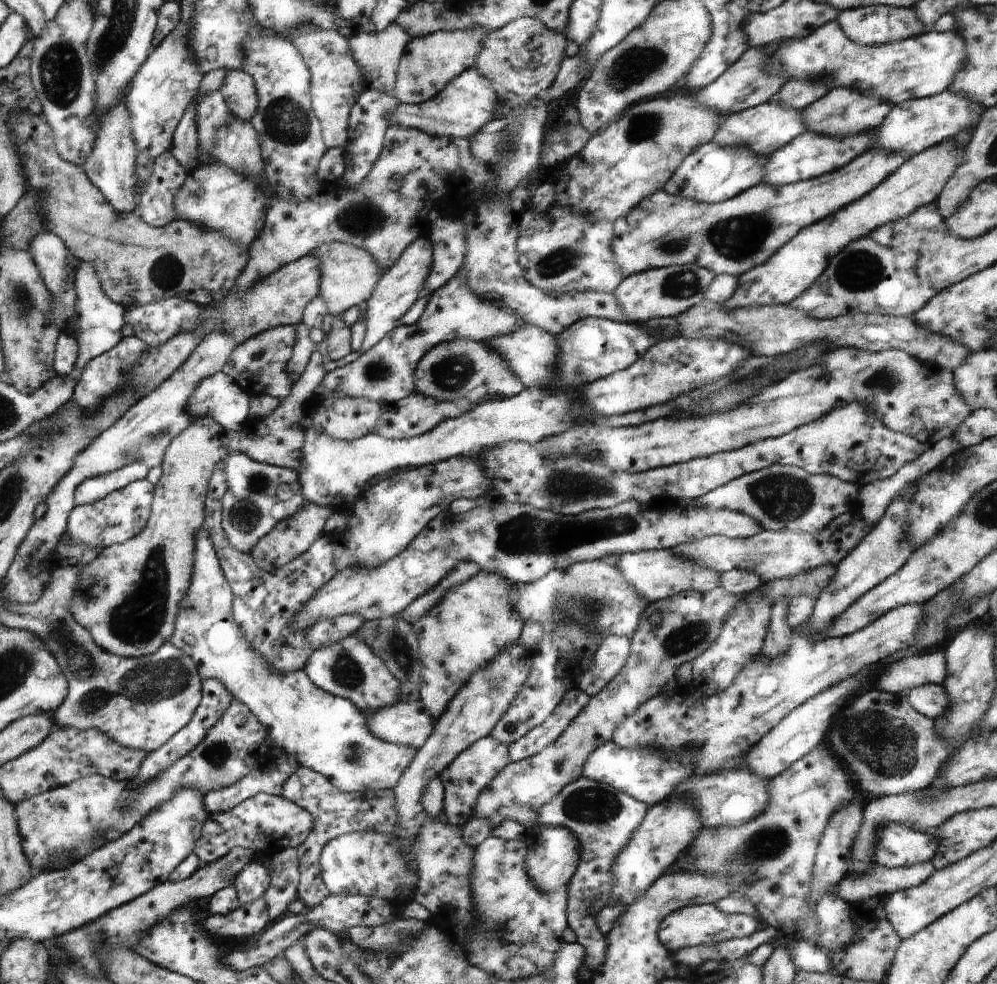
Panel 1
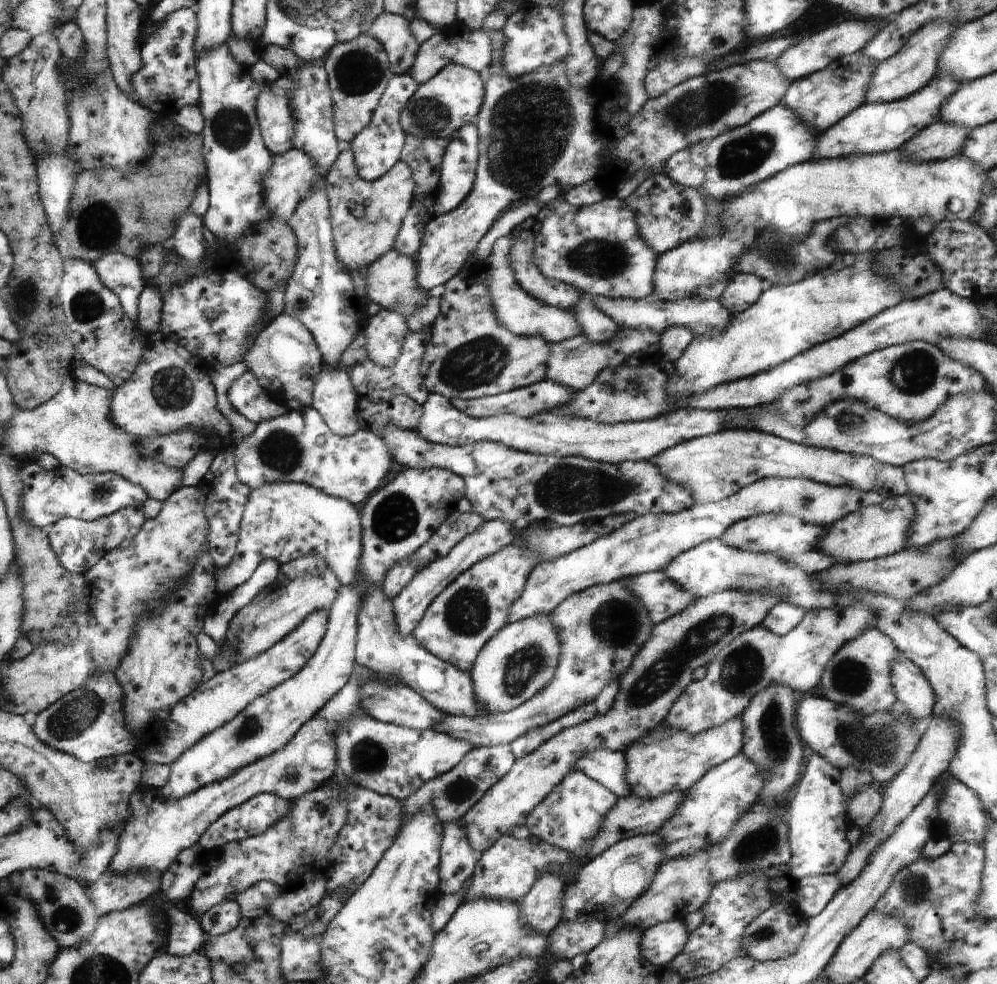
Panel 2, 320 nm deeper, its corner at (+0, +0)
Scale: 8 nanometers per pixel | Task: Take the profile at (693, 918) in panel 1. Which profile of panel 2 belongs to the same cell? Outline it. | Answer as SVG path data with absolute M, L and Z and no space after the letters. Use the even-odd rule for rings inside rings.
M667 920L642 932L641 950L652 964L668 966L689 942L689 932L682 920Z

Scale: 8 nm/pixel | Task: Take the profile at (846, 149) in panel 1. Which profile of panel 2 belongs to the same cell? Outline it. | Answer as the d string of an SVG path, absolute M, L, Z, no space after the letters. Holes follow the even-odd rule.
M937 74L922 90L918 90L909 97L890 102L861 104L835 125L820 131L814 159L887 153L902 148L903 144L923 128L941 120L941 108L962 83L966 82L955 81L955 78L950 76L940 77Z

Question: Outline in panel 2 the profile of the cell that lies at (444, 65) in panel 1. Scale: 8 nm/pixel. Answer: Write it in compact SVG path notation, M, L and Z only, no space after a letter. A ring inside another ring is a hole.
M504 9L495 10L485 18L485 25L482 29L471 29L464 23L456 22L438 30L428 41L419 43L419 49L410 74L421 85L430 81L448 65L462 65L480 72L482 68L490 66L492 62L493 47L489 38L489 30L502 30L509 16L510 14L507 14Z

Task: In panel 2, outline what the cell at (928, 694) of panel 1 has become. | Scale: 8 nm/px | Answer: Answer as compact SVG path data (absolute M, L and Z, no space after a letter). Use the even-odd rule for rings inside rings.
M904 653L893 662L891 679L896 698L907 706L913 717L932 716L935 696L928 679Z

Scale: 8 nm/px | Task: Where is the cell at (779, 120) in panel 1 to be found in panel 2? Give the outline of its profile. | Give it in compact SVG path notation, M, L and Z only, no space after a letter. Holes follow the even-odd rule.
M860 51L843 56L808 77L796 79L781 98L780 104L793 108L818 131L825 131L865 103L867 86L877 64Z

